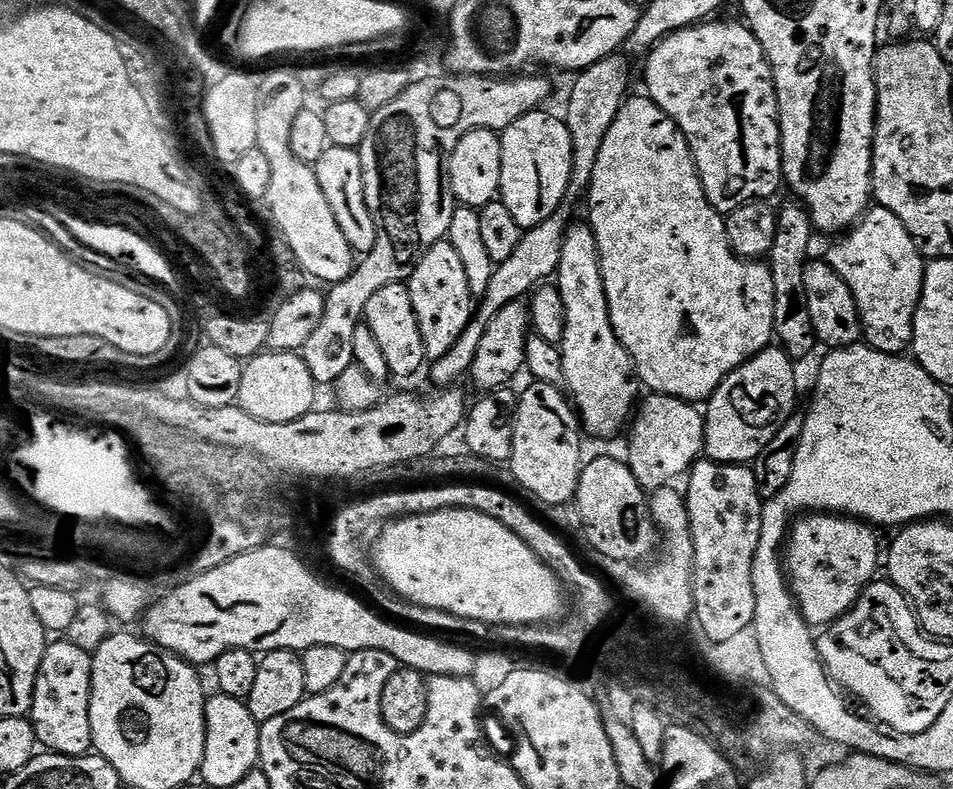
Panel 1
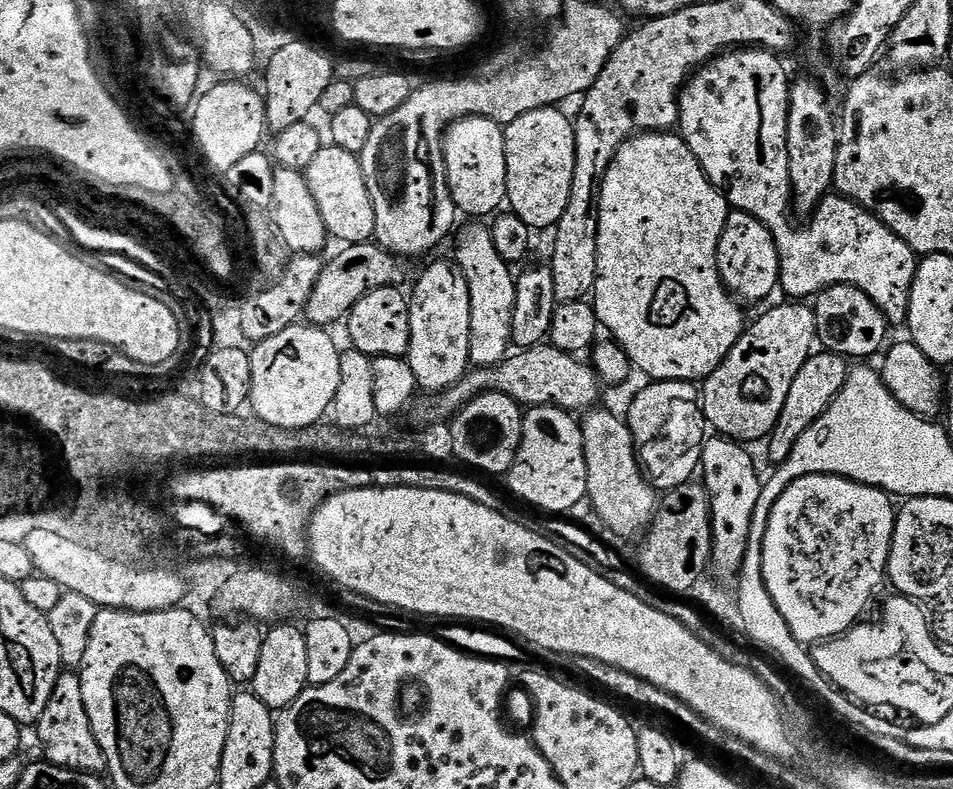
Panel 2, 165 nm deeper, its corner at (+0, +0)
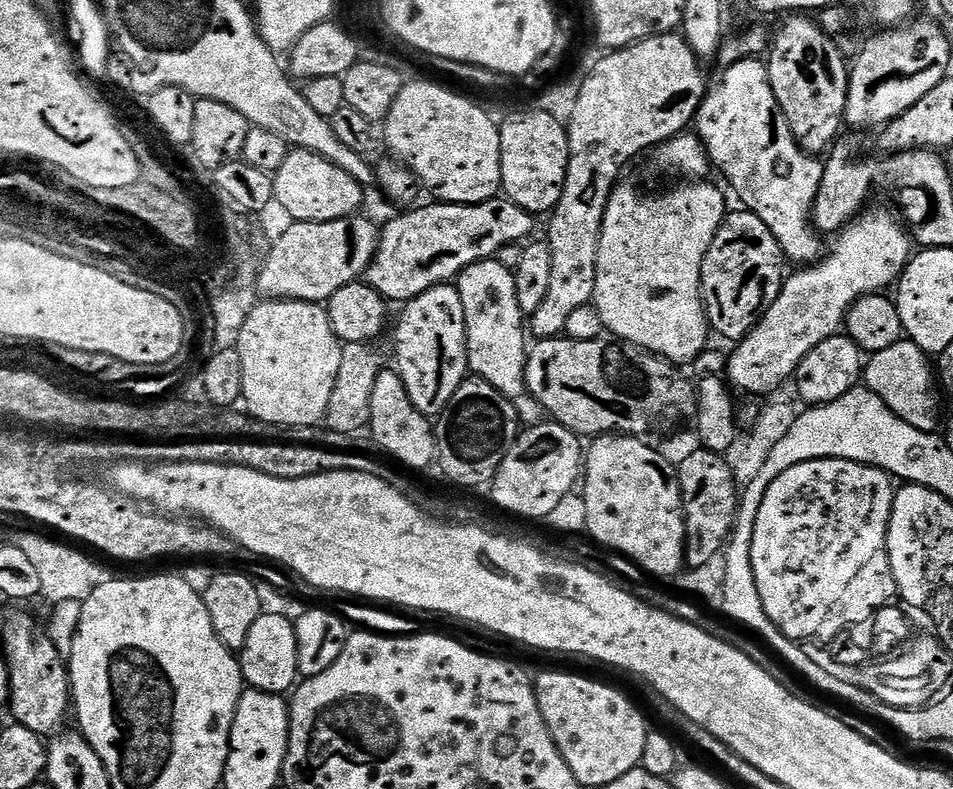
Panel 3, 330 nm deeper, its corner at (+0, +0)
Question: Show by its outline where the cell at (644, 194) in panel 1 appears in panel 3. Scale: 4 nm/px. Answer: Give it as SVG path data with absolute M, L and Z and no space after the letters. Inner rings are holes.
M625 182L617 183L610 194L610 202L606 206L606 214L602 222L602 234L598 242L598 266L596 267L596 294L594 303L598 314L602 314L602 322L609 333L613 332L617 341L625 344L633 344L639 348L645 348L648 352L660 356L664 360L670 360L677 366L685 366L708 344L710 329L708 315L704 313L704 299L700 293L700 275L702 274L702 262L706 258L706 250L710 250L710 242L714 242L714 234L722 226L726 215L724 208L724 196L709 182L680 182L677 188L664 192L661 196L636 196L636 192Z

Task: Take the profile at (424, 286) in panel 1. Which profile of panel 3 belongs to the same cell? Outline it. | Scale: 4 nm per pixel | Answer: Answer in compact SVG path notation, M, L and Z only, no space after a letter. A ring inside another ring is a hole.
M455 283L439 284L422 294L418 298L407 301L403 305L404 313L396 324L396 364L395 371L400 373L402 382L406 386L406 394L410 394L410 402L420 413L429 418L439 417L444 407L454 398L454 390L463 384L469 375L468 339L466 338L466 318L462 310L462 298Z

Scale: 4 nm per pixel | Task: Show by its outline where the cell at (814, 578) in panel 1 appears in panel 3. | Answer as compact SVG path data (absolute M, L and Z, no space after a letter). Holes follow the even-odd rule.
M816 459L798 463L790 470L783 471L767 488L762 506L758 510L758 518L755 519L754 538L751 539L751 565L754 566L755 582L758 583L758 594L762 599L763 609L766 610L767 617L779 627L780 632L788 640L804 642L809 639L820 624L821 617L824 617L828 606L840 596L845 584L858 575L864 567L864 561L868 560L872 553L877 553L882 541L887 540L895 489L893 479L882 469L848 459Z

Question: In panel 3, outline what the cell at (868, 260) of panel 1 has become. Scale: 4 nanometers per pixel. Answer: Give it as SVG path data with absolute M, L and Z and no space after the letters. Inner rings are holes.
M763 59L739 60L736 64L727 65L723 71L724 77L709 87L700 103L700 109L696 112L695 135L703 142L711 167L715 171L717 168L728 179L729 186L744 203L741 205L762 218L762 222L766 222L766 230L774 234L778 246L784 252L785 261L792 263L793 260L796 266L807 266L821 259L826 248L812 222L812 207L816 201L818 186L822 182L824 164L816 161L819 159L815 155L800 149L794 134L790 134L790 126L778 122L780 107L770 86L768 65Z

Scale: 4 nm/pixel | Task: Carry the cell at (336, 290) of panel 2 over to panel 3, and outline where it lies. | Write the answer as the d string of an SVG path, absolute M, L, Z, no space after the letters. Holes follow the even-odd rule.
M497 198L477 204L431 203L425 208L416 206L411 210L401 211L404 212L401 216L394 217L388 225L380 228L378 250L368 267L366 283L374 290L378 290L378 294L389 302L395 302L395 300L407 302L418 298L418 294L434 286L455 281L470 265L477 264L479 260L495 258L502 250L502 246L527 241L531 237L528 235L536 228L537 217L533 213L522 210L522 206L518 206L513 200L507 198Z

